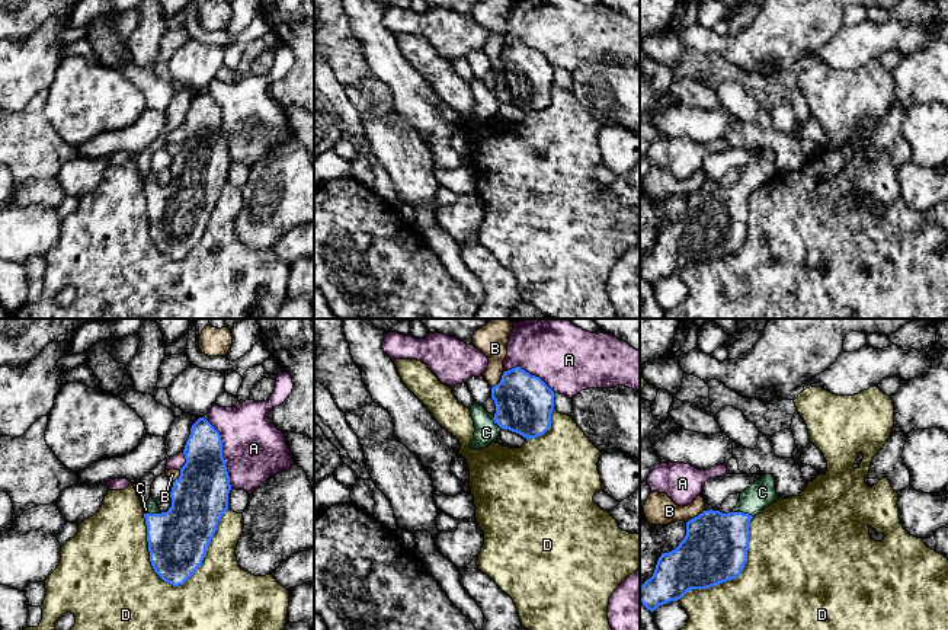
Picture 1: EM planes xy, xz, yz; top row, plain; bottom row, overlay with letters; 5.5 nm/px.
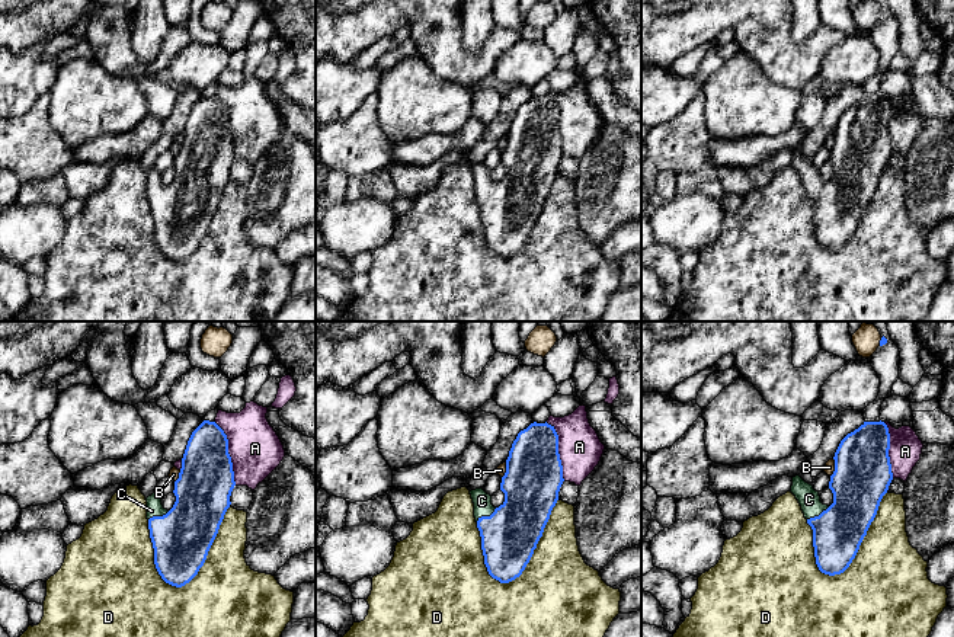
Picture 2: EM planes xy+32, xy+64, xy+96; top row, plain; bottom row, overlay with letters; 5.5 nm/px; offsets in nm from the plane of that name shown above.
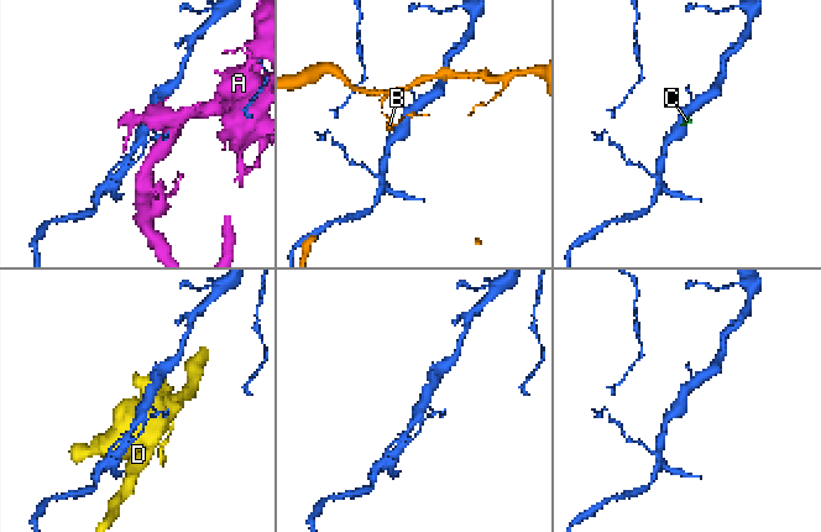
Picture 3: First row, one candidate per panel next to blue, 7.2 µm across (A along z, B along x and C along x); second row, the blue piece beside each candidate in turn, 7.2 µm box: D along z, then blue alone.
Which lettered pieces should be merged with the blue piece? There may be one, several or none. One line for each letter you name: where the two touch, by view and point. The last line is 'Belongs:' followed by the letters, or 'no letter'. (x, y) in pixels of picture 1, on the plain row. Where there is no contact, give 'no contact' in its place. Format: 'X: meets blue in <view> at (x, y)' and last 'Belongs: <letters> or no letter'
C: meets blue in yz at (742, 186)
Belongs: C

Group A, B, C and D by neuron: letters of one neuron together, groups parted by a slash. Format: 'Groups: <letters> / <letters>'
Groups: A / B / C / D

